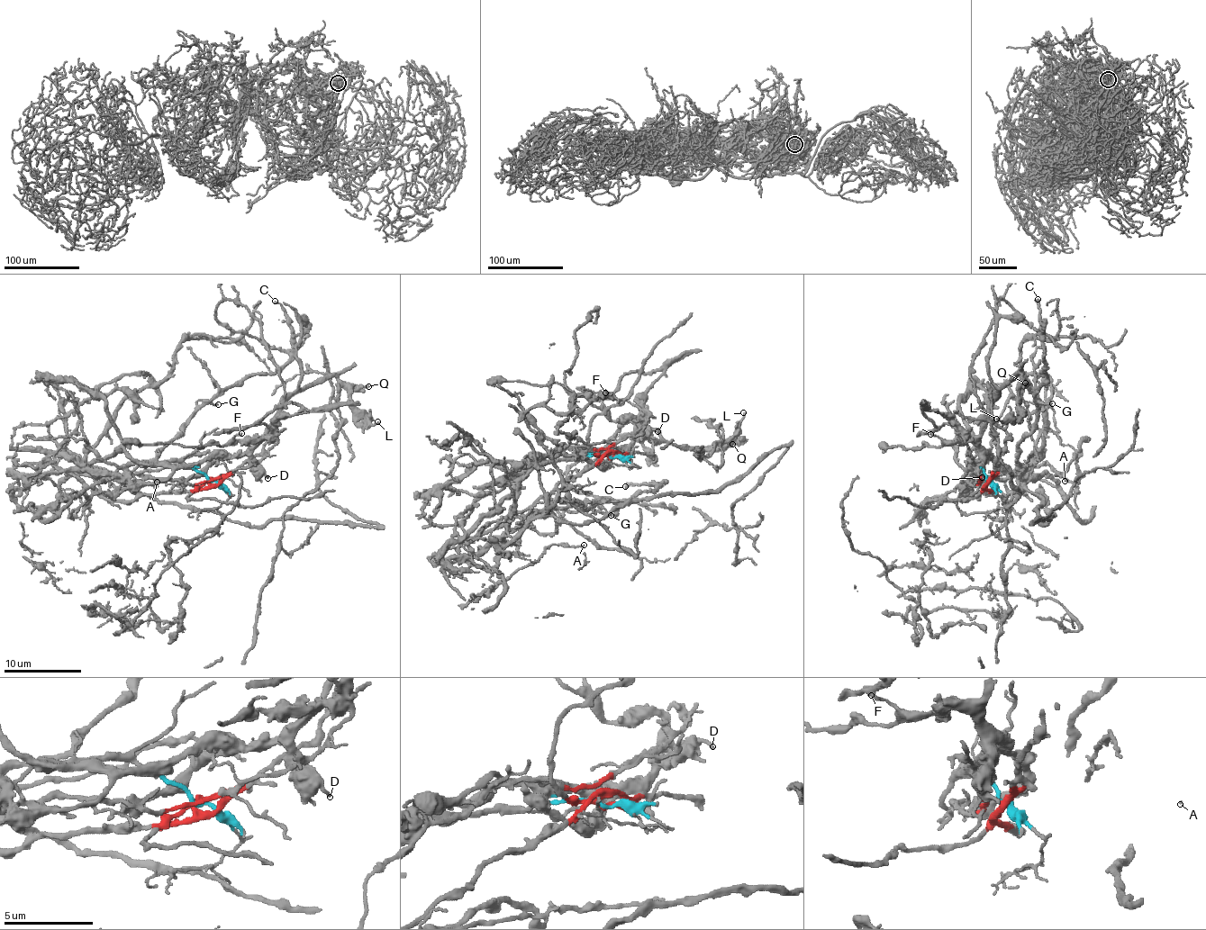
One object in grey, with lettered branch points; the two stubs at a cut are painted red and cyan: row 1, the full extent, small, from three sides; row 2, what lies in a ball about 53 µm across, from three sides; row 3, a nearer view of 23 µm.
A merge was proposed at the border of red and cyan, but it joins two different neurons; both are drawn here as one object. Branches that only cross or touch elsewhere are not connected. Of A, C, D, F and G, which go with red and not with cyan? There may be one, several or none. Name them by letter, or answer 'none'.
A, C, G

